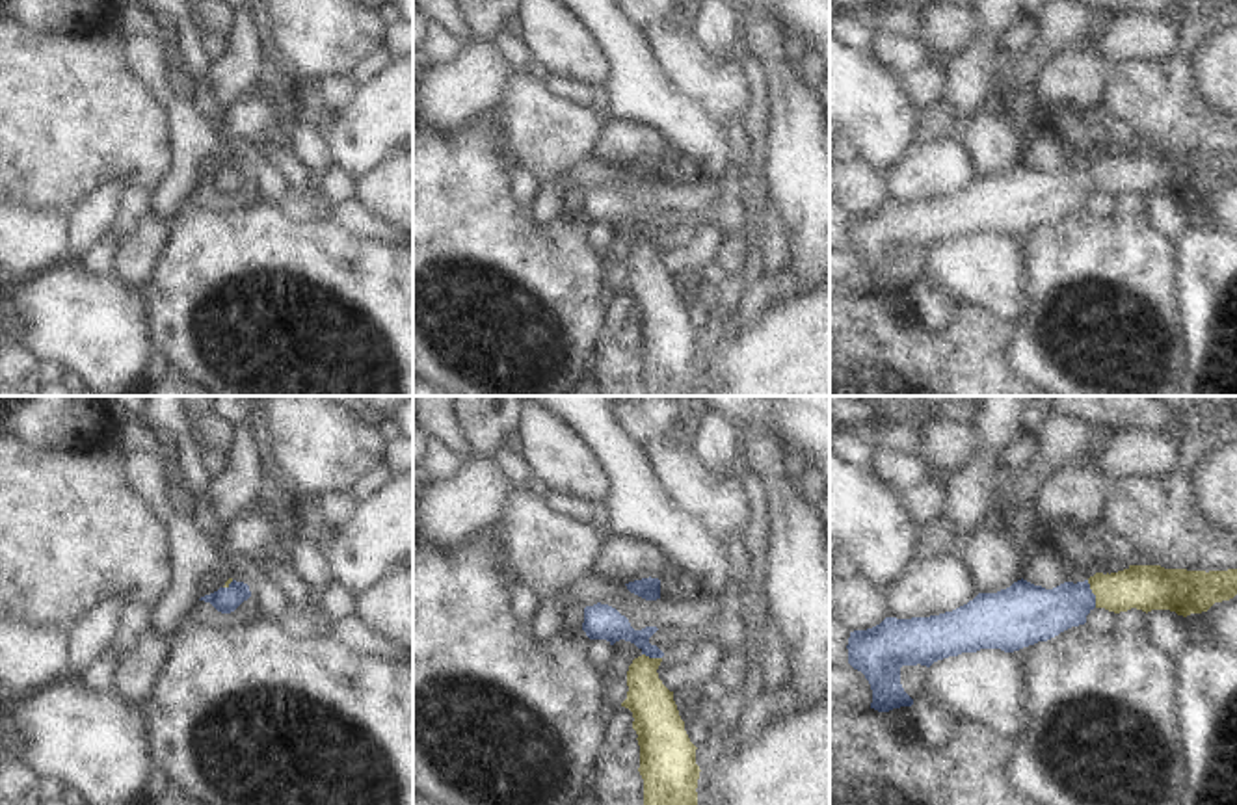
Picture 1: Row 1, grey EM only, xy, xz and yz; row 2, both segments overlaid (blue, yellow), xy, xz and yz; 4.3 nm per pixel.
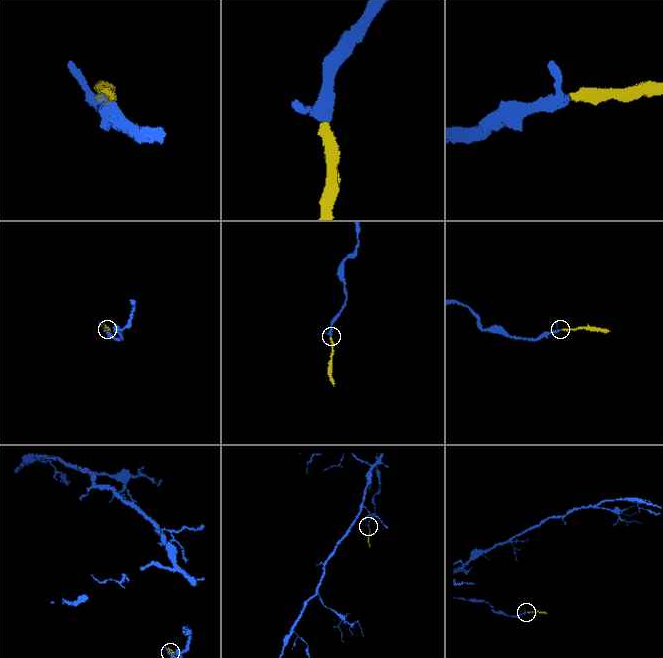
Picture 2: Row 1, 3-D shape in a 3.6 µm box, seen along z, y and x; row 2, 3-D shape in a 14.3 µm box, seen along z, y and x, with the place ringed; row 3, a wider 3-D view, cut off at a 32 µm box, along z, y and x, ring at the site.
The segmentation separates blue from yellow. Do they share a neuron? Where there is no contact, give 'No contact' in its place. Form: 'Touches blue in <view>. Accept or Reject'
Touches blue in yz. Accept

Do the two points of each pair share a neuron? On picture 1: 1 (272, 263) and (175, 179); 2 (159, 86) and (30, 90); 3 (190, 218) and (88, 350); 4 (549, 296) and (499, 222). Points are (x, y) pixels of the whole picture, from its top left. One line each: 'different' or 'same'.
1: different
2: different
3: different
4: same

